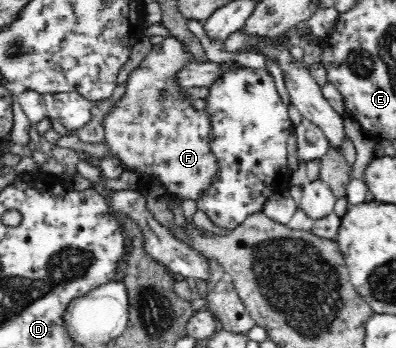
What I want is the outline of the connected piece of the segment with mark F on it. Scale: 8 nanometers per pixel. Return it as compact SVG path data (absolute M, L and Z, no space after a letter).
M166 37L160 45L154 46L148 56L129 74L124 94L119 101L114 102L103 120L104 140L108 141L108 146L120 160L122 168L138 172L143 179L147 176L158 176L168 191L174 194L174 198L180 197L182 200L195 200L200 196L209 185L209 178L215 173L215 158L207 145L209 128L212 127L202 112L193 107L192 98L183 100L179 96L184 88L179 88L173 80L175 72L181 69L186 61L194 61L191 59L176 39Z

